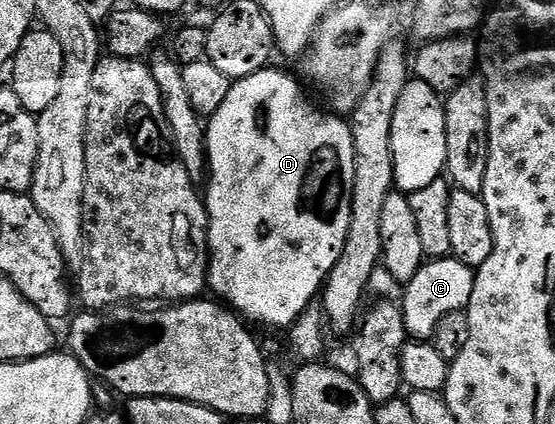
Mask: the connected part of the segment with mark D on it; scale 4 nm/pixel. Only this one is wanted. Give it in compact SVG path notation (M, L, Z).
M277 66L265 67L263 71L252 73L248 77L231 82L228 98L214 115L209 116L206 129L206 162L208 178L204 184L204 202L206 214L210 217L210 228L206 236L210 238L210 274L208 287L215 291L223 304L229 305L243 320L251 324L263 323L266 327L283 327L289 329L304 313L310 303L319 298L326 278L340 261L340 253L344 249L344 241L348 237L348 225L352 217L350 198L354 184L354 142L350 132L350 124L341 114L321 111L310 104L302 87L286 71L277 71Z

